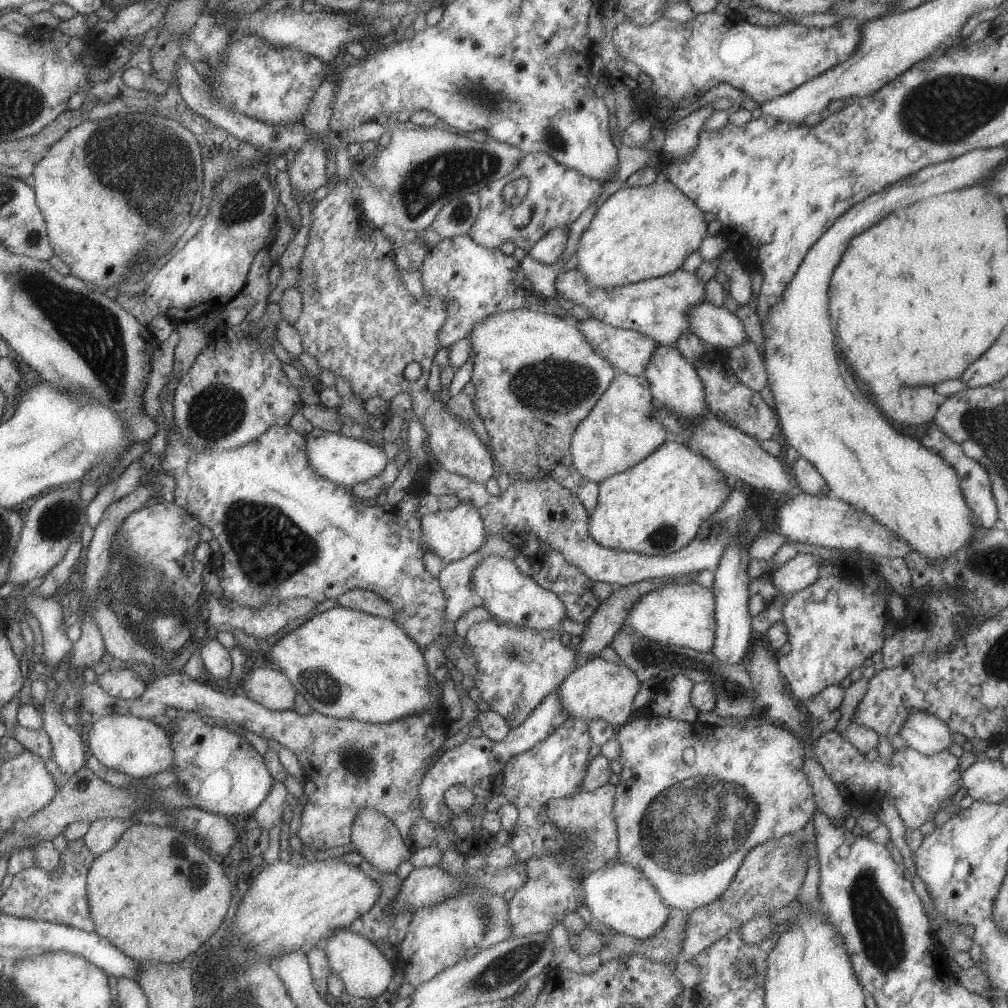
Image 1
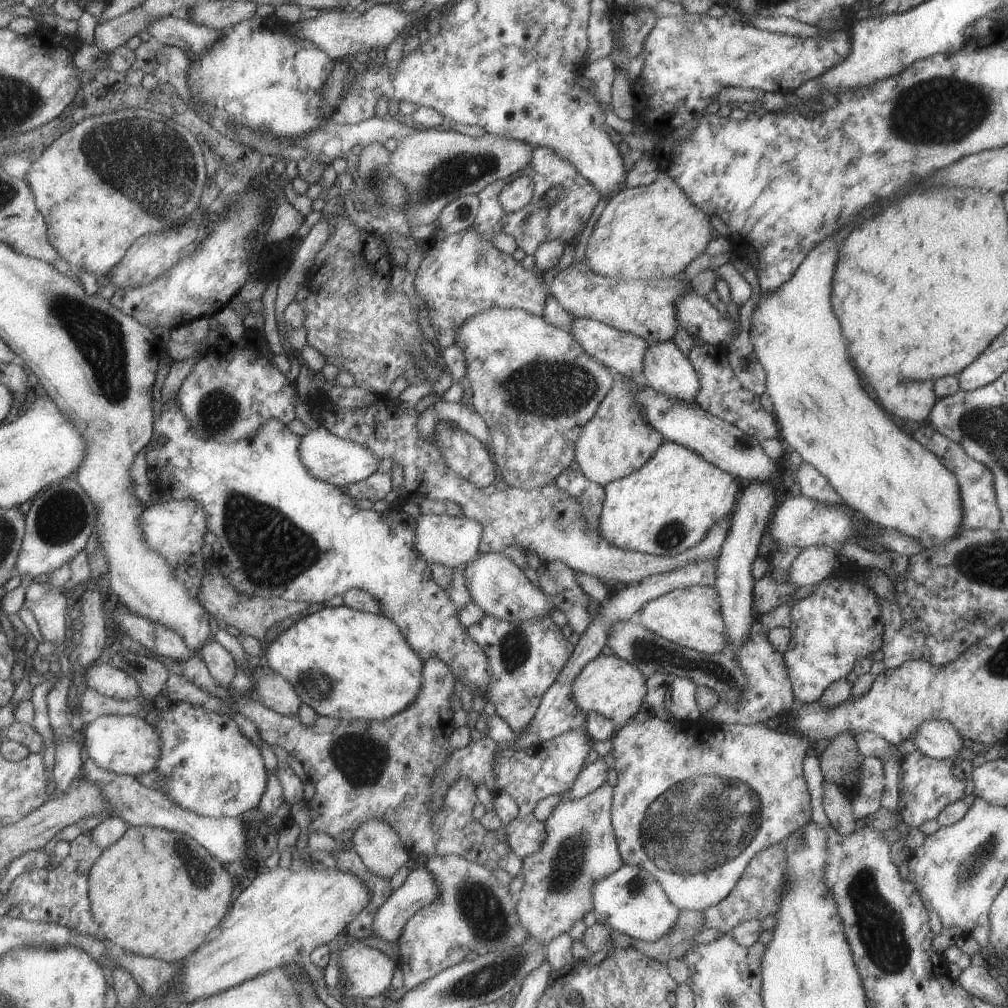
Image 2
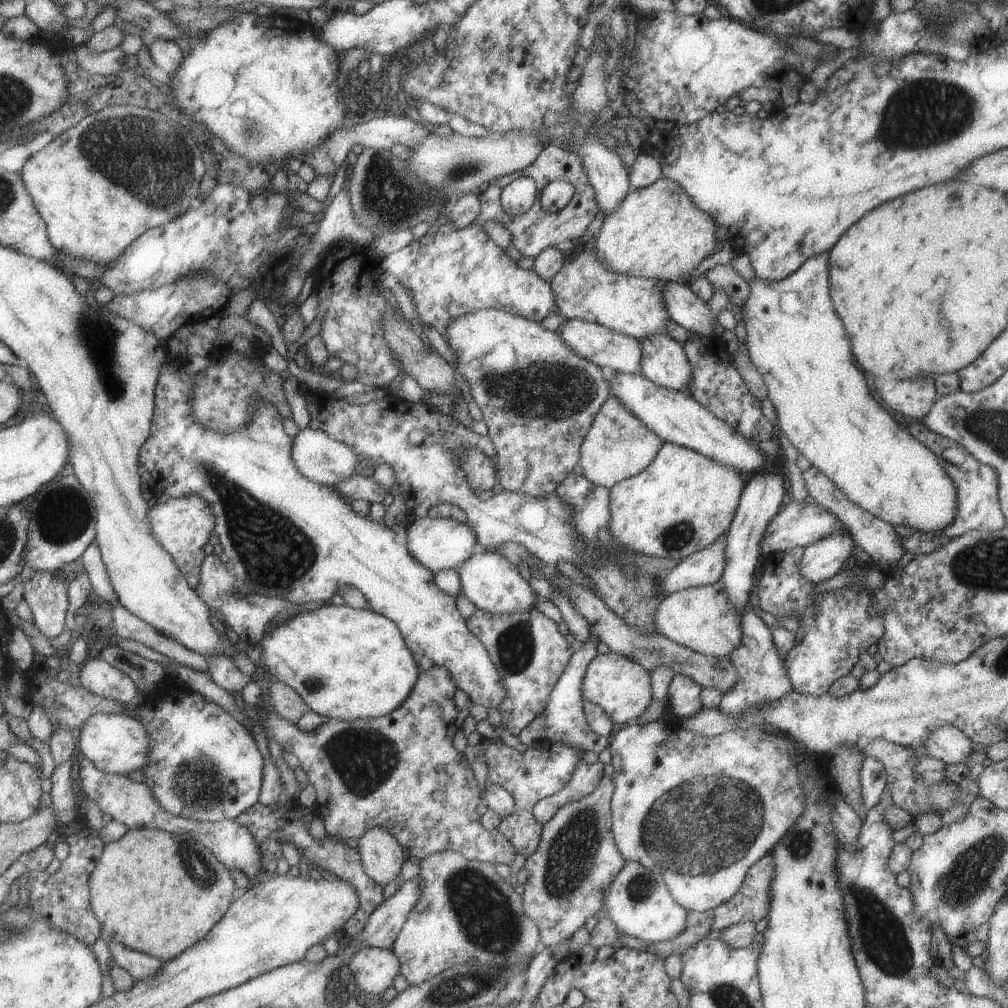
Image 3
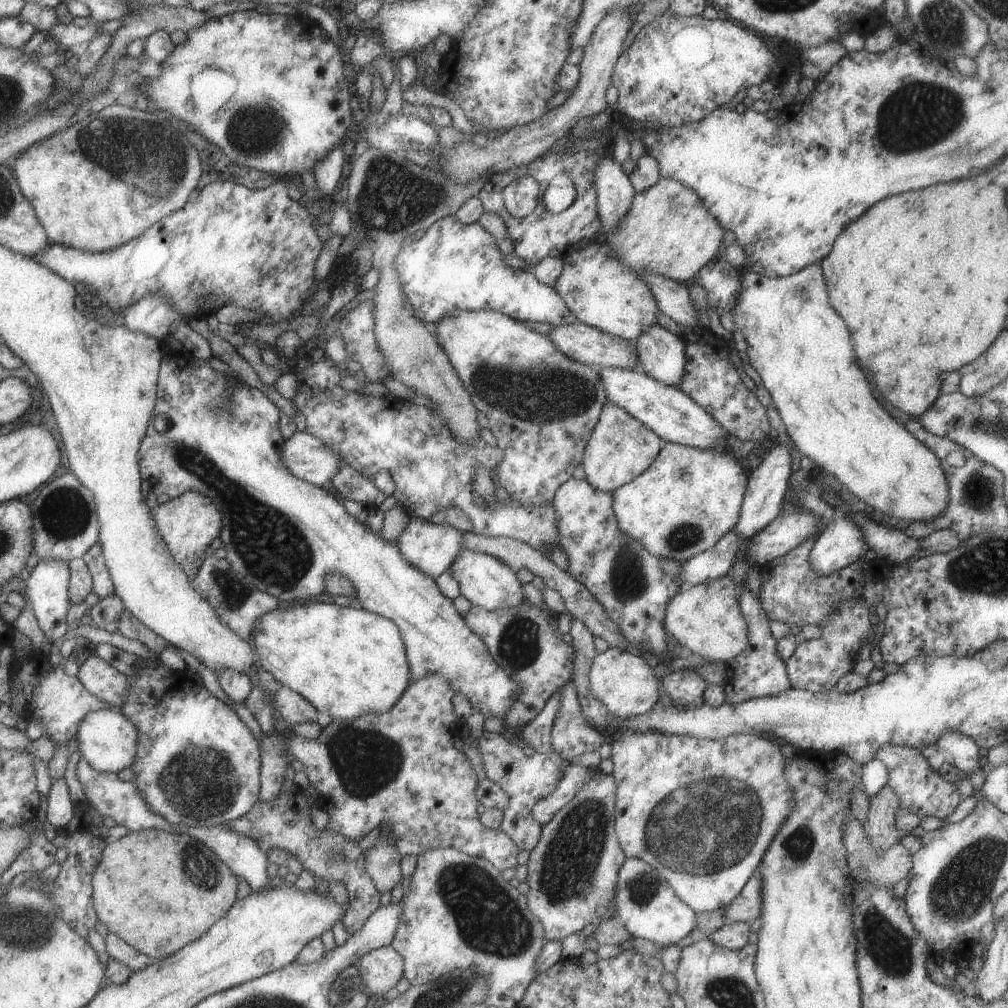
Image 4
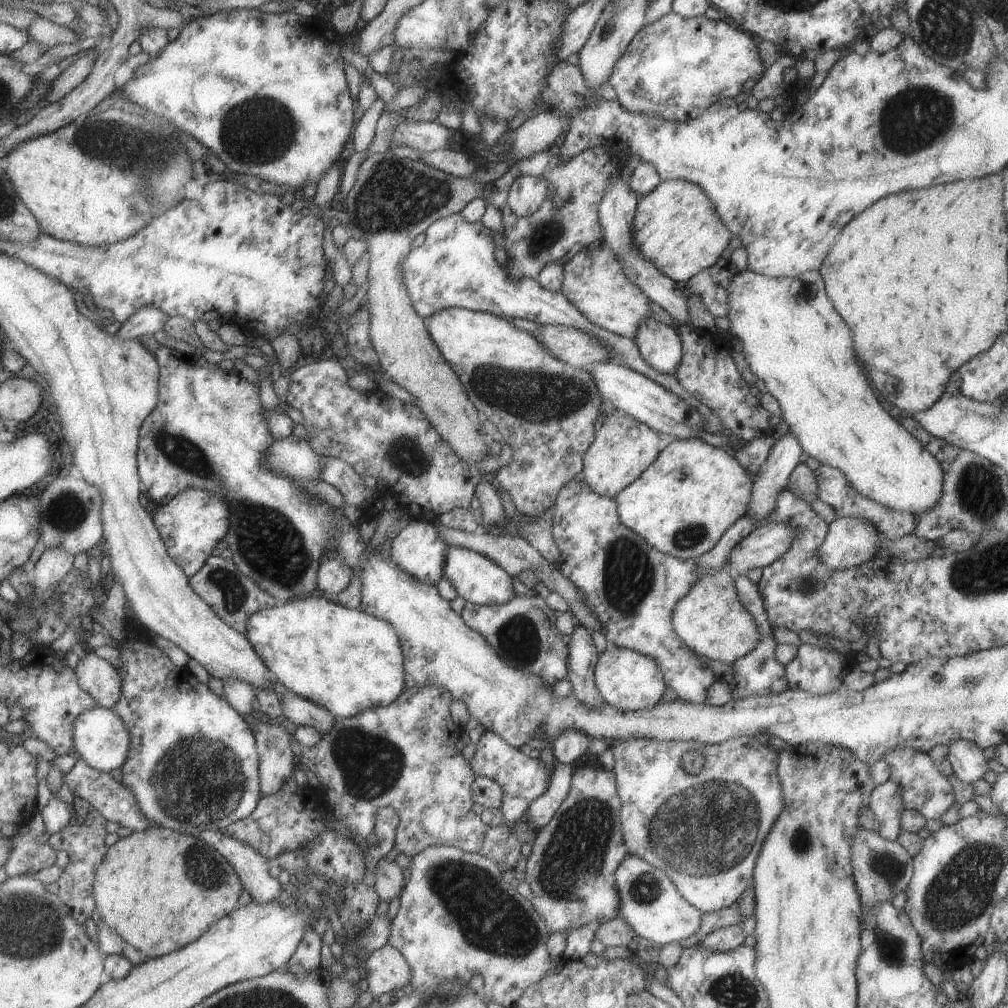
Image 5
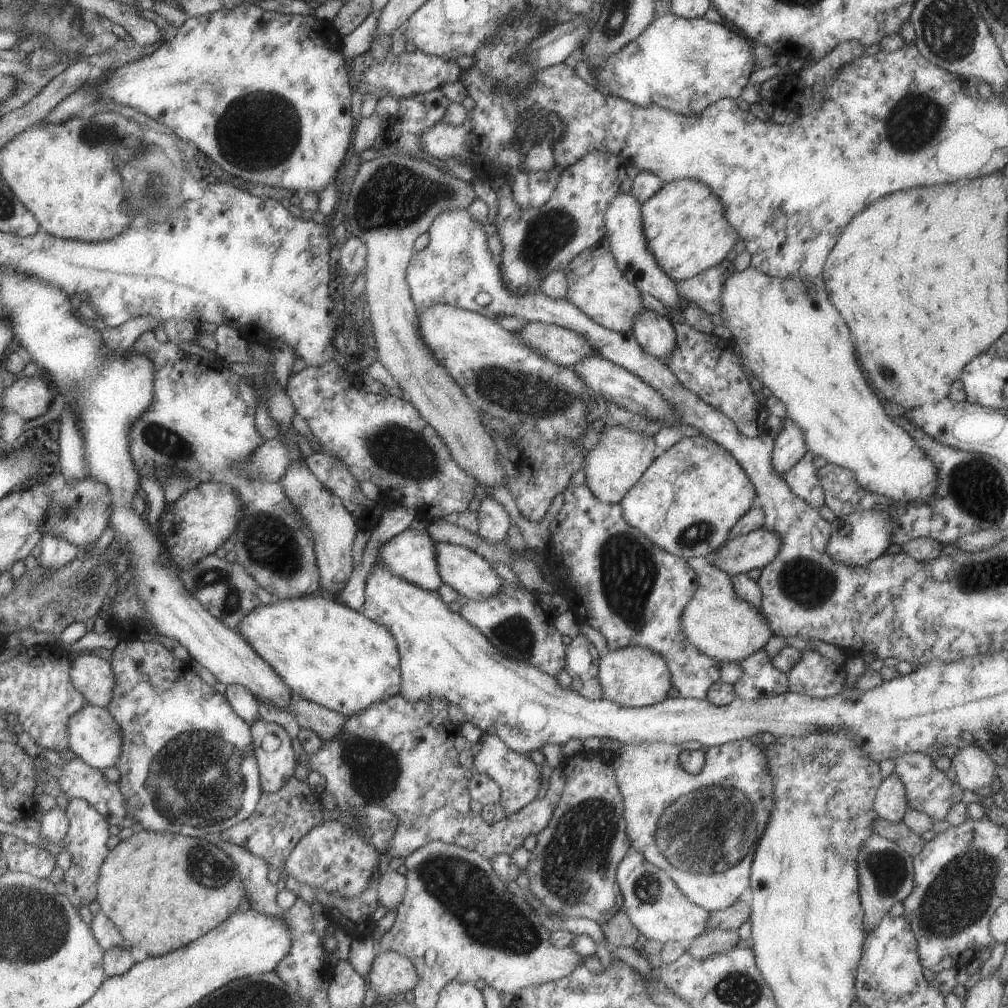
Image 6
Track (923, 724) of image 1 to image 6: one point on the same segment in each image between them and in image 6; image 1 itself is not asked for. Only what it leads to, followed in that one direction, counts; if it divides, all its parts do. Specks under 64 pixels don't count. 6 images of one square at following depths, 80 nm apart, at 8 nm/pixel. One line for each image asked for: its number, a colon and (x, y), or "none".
2: (937, 739)
3: (948, 744)
4: (957, 750)
5: (966, 760)
6: (973, 768)

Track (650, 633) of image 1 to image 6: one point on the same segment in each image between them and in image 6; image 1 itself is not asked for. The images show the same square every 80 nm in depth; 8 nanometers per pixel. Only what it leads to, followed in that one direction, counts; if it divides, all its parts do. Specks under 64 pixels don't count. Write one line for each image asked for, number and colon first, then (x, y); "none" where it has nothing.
2: (690, 616)
3: (701, 618)
4: (705, 620)
5: (709, 619)
6: (726, 629)

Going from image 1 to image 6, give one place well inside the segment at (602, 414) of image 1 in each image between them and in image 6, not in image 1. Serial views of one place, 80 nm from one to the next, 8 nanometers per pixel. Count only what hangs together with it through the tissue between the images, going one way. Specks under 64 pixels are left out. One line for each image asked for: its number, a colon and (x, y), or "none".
2: (617, 440)
3: (618, 445)
4: (620, 448)
5: (622, 449)
6: (620, 456)

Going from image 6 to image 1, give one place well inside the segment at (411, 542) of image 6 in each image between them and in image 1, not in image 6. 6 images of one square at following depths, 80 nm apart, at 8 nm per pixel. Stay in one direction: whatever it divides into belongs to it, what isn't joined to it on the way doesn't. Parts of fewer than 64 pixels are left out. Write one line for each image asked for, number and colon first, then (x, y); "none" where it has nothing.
1: (452, 535)
2: (449, 541)
3: (436, 544)
4: (431, 548)
5: (417, 549)

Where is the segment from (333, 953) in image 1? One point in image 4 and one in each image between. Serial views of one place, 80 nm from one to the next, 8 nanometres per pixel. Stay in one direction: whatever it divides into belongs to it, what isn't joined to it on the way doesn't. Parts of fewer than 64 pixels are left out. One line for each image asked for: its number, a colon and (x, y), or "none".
2: (369, 970)
3: (374, 969)
4: (380, 969)

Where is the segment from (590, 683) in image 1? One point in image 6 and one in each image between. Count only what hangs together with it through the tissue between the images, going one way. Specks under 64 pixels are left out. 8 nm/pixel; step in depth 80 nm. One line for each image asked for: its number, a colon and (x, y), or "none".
2: (608, 685)
3: (620, 686)
4: (621, 680)
5: (627, 680)
6: (631, 677)

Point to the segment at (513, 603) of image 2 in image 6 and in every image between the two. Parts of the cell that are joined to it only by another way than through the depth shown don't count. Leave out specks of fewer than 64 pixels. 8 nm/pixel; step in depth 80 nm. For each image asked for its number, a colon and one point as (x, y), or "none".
3: (489, 581)
4: (484, 581)
5: (480, 581)
6: (472, 577)

